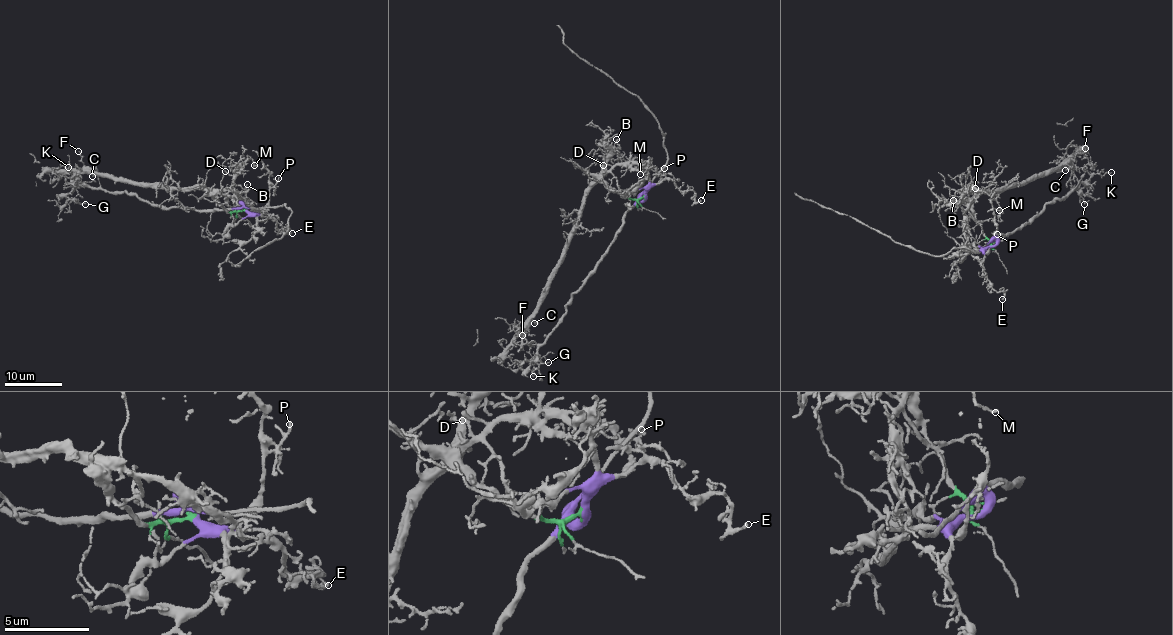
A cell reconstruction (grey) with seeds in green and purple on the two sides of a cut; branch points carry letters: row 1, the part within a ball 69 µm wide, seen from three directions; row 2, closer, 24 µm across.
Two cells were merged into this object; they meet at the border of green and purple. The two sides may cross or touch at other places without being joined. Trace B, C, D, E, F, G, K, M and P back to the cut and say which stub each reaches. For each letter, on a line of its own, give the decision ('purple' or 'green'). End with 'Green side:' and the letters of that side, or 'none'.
B: green
C: green
D: green
E: purple
F: green
G: purple
K: purple
M: green
P: purple
Green side: B, C, D, F, M

